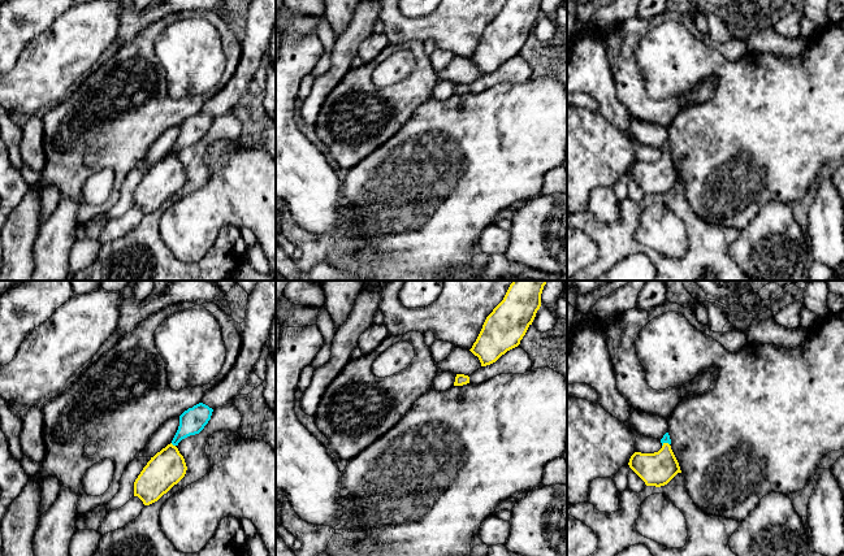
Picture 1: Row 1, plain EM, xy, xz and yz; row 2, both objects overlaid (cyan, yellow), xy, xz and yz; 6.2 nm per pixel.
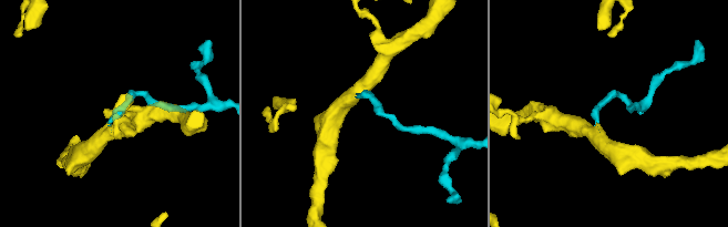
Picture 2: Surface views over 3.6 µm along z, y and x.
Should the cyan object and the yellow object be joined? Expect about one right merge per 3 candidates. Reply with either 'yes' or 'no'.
yes

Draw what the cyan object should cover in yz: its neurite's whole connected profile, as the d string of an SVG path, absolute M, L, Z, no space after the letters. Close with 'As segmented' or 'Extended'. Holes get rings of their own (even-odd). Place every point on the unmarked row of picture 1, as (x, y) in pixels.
M668 142L661 148L662 157L654 162L635 161L629 168L629 177L646 195L661 196L667 194L678 182L679 171L671 158Z. Extended

